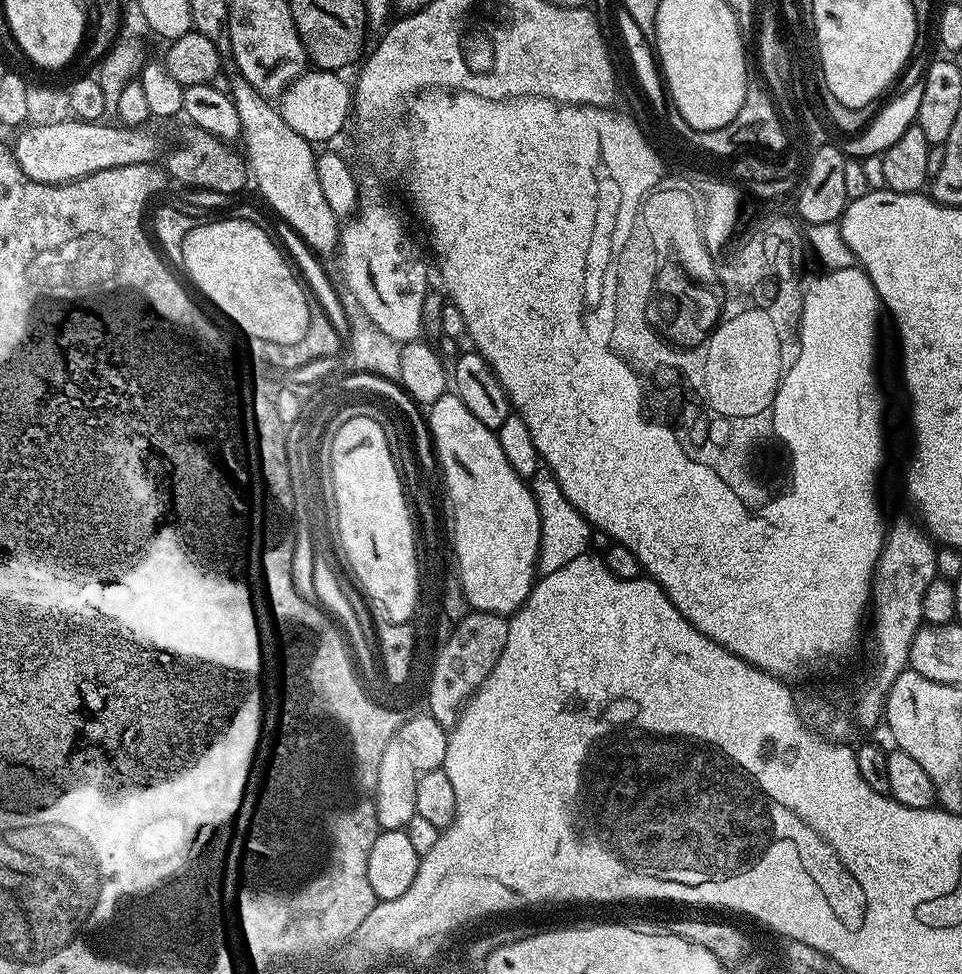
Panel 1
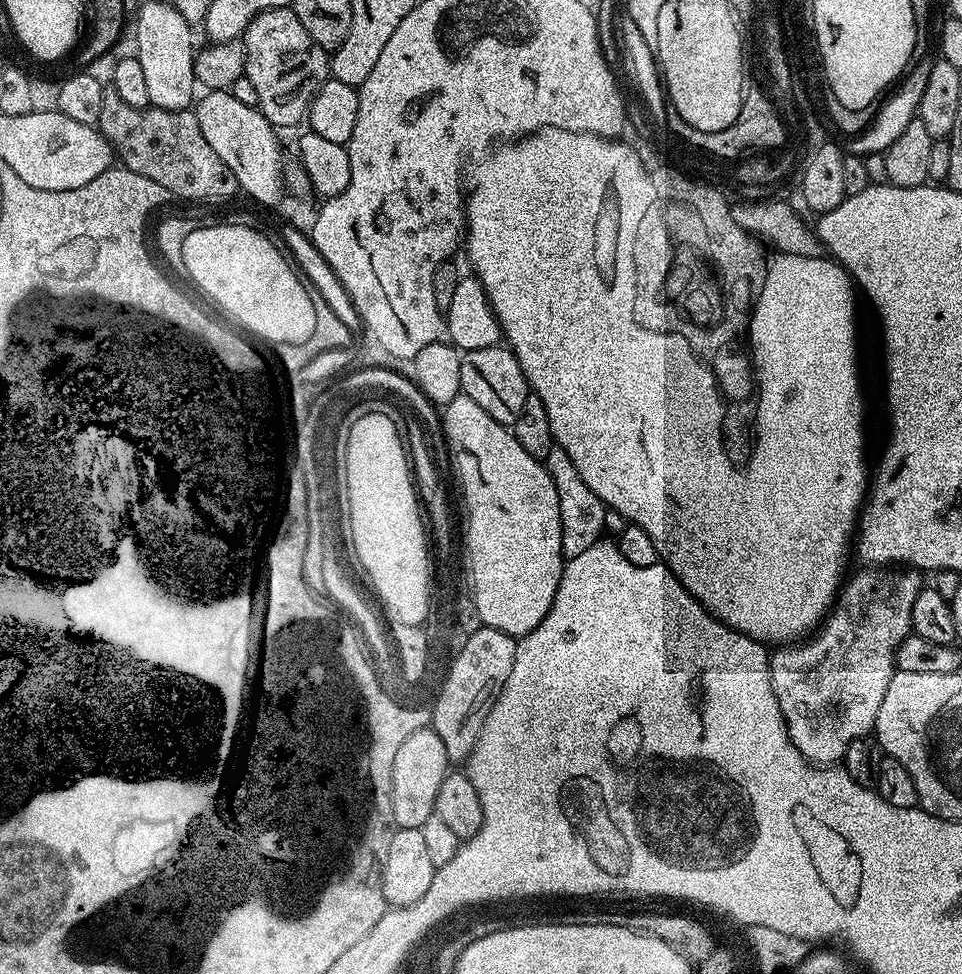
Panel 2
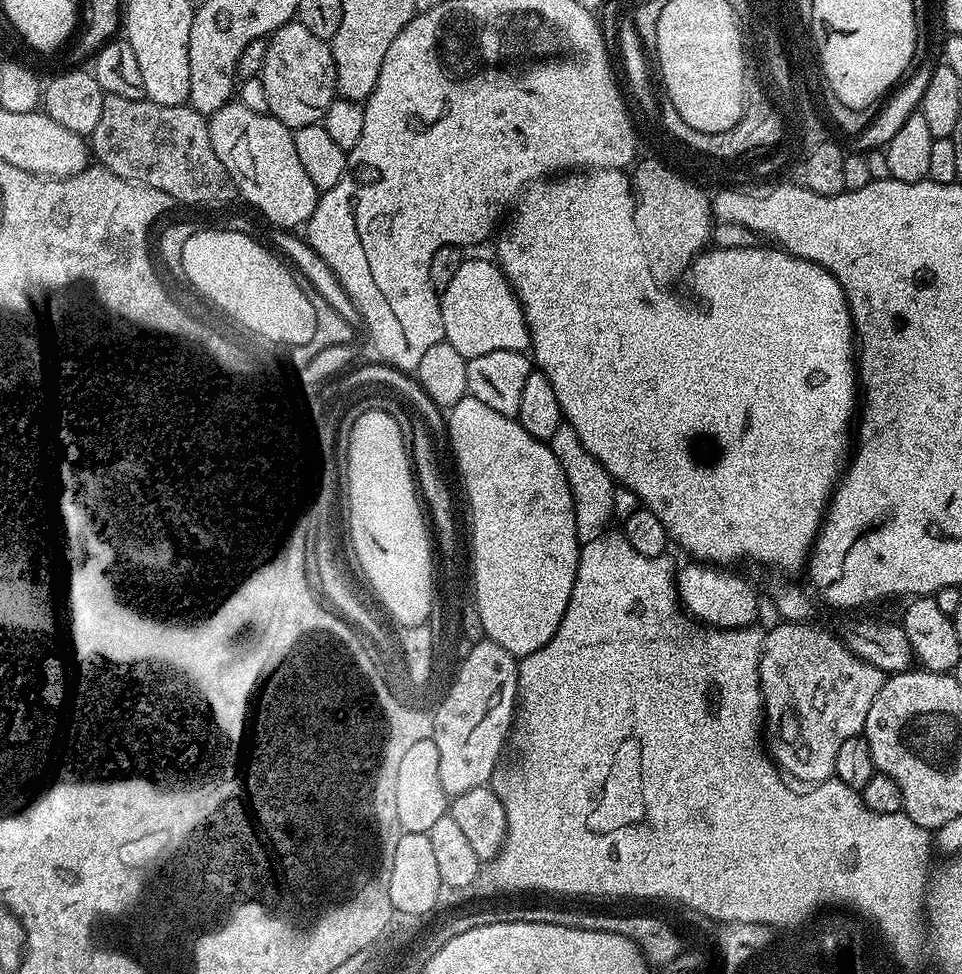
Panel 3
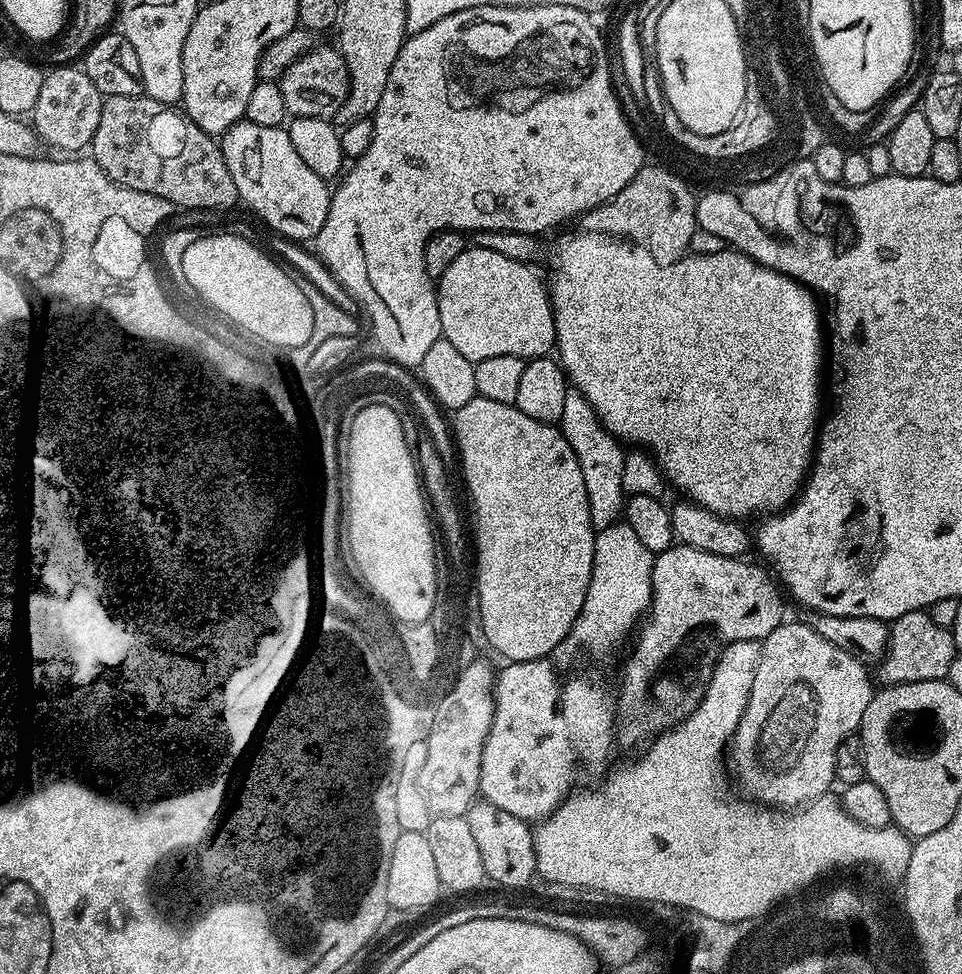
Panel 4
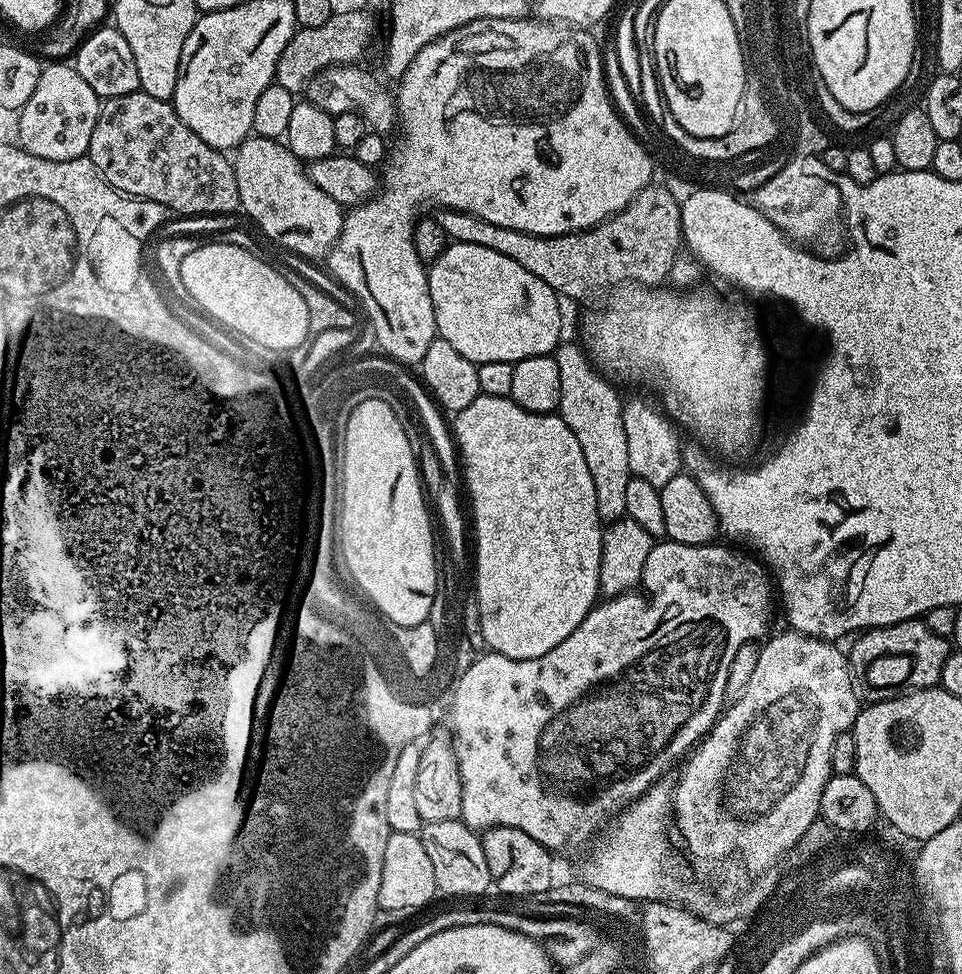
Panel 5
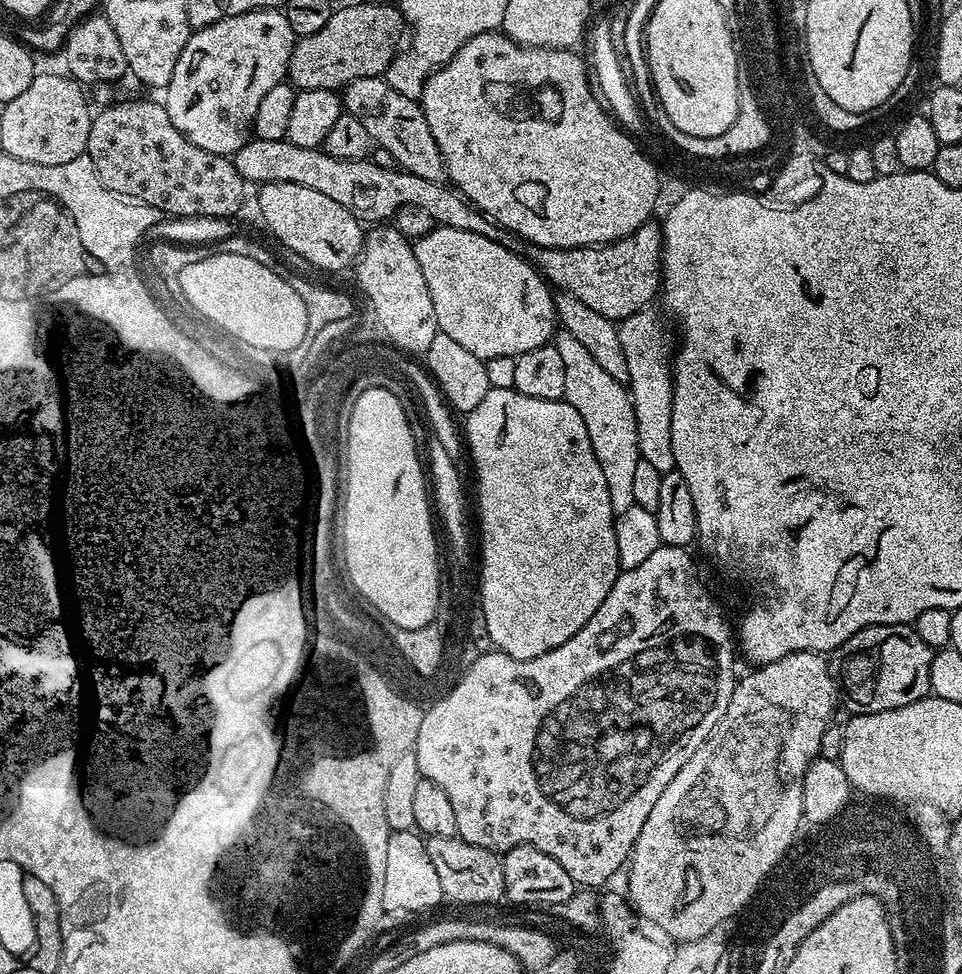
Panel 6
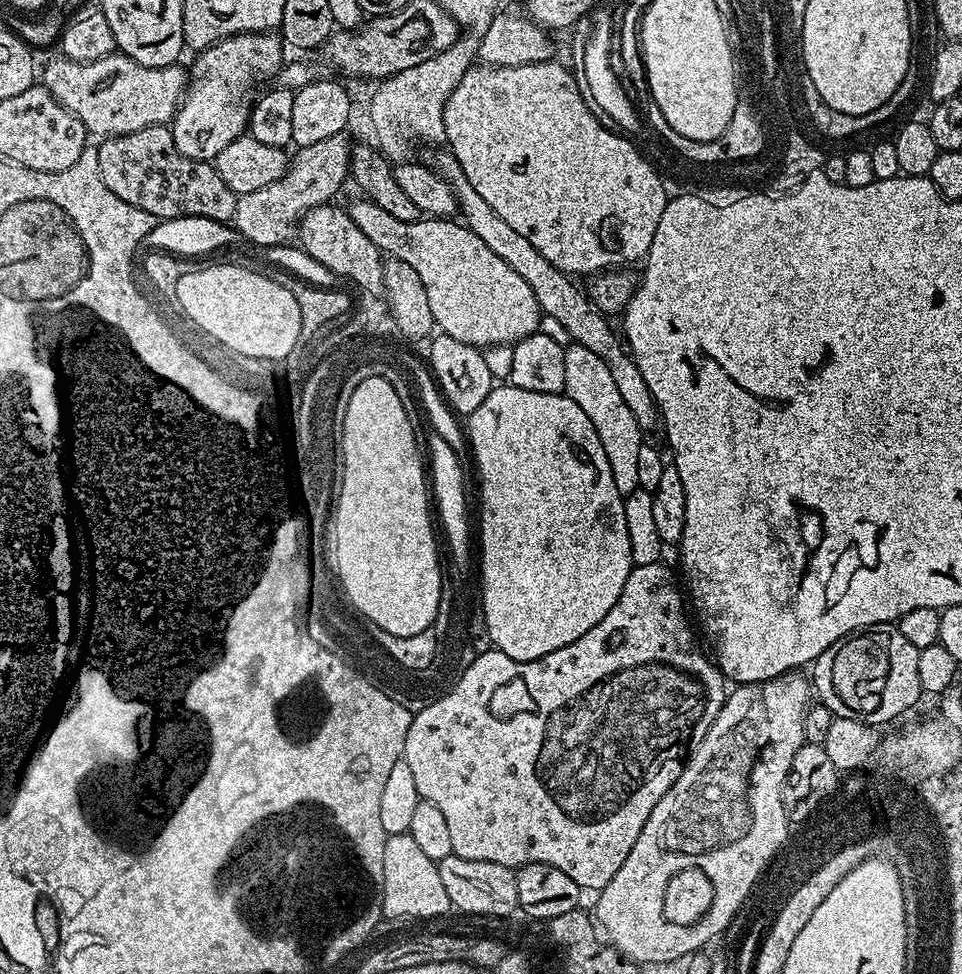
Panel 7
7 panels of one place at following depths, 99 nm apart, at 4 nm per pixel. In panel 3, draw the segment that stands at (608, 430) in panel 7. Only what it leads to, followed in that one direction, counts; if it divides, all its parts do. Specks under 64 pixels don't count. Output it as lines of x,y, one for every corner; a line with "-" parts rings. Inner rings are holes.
567,422
561,423
560,429
556,431
550,442
550,447
554,458
558,458
558,462
564,468
566,482
570,486
570,494
574,498
574,526
580,543
583,545
609,531
611,524
608,523
613,523
614,520
612,511
614,510
614,492
617,485
614,483
612,475
598,462
598,458
594,458
594,454
590,454
590,450
586,450
586,446
582,446
578,434

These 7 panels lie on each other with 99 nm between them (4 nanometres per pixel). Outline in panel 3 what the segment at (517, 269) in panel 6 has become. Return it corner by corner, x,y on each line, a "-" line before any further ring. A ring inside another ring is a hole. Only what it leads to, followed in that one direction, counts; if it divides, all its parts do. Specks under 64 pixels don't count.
465,259
453,281
440,294
440,309
445,341
467,360
493,350
521,352
531,345
523,304
493,261

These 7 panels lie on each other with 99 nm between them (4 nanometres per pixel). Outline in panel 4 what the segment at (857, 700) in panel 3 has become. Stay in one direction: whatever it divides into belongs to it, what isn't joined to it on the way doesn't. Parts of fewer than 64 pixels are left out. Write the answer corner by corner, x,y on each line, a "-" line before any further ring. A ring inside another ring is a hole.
781,622
761,643
754,686
730,741
730,768
736,771
737,778
749,792
745,793
753,801
796,810
831,789
828,787
836,780
834,753
838,751
838,742
859,729
862,714
866,706
870,706
874,685
864,669
867,668
865,661
846,654
846,650
838,650
838,646
826,642
822,634
806,623
788,623

